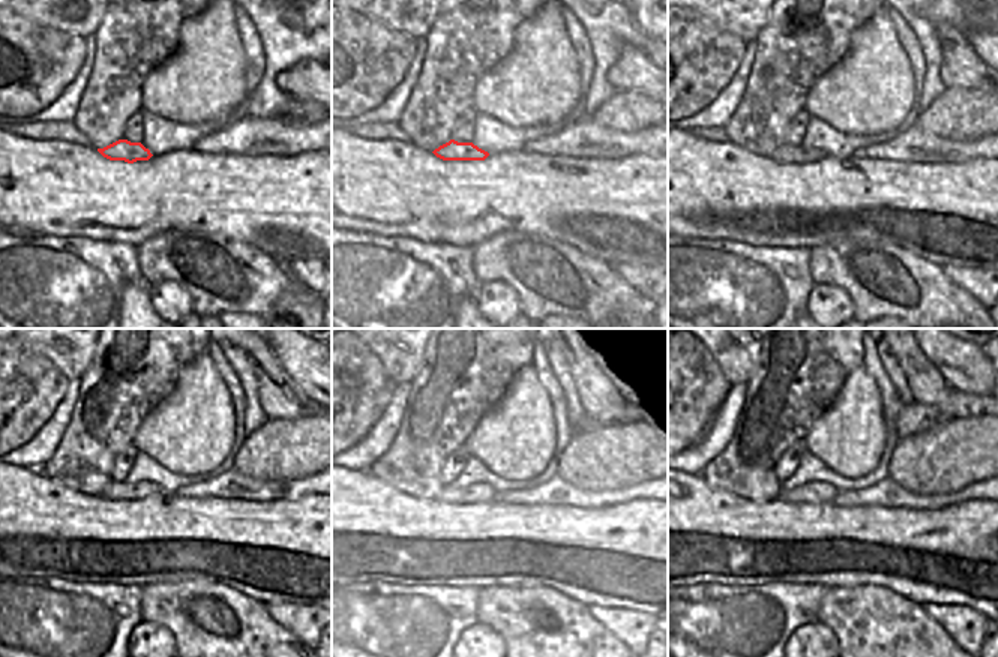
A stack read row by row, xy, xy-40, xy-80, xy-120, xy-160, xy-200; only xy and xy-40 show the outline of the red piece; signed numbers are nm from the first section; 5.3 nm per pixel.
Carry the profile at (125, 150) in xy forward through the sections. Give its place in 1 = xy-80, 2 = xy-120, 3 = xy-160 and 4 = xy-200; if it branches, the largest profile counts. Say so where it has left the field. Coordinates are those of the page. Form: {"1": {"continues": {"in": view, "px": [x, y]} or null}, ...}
{"1": {"continues": {"in": "xy-80", "px": [785, 153]}}, "2": {"continues": {"in": "xy-120", "px": [116, 489]}}, "3": {"continues": {"in": "xy-160", "px": [479, 492]}}, "4": {"continues": {"in": "xy-200", "px": [814, 492]}}}

